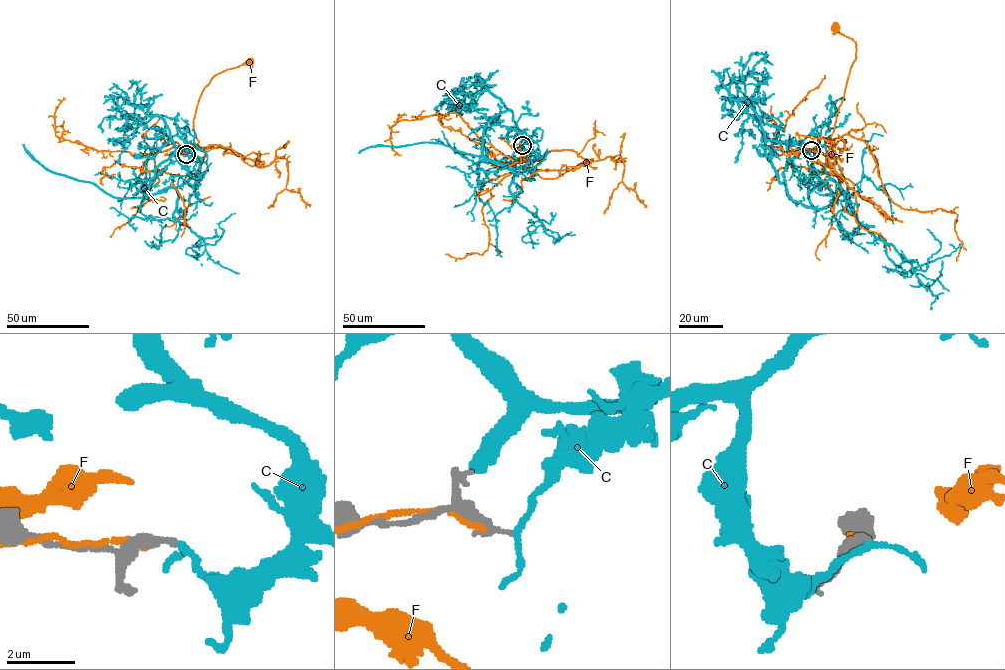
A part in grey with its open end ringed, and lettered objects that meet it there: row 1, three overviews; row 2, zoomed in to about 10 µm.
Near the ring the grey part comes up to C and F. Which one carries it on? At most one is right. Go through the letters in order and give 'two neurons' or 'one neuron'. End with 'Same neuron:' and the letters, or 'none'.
C: two neurons
F: two neurons
Same neuron: none

